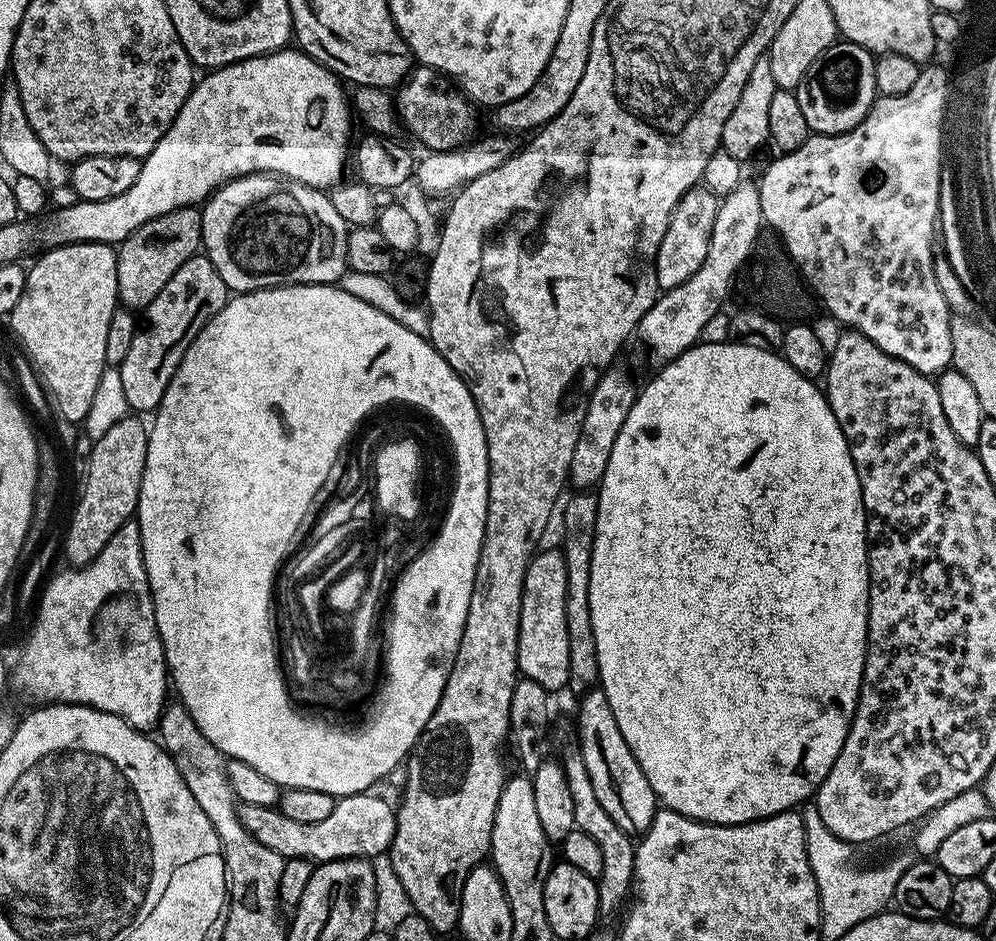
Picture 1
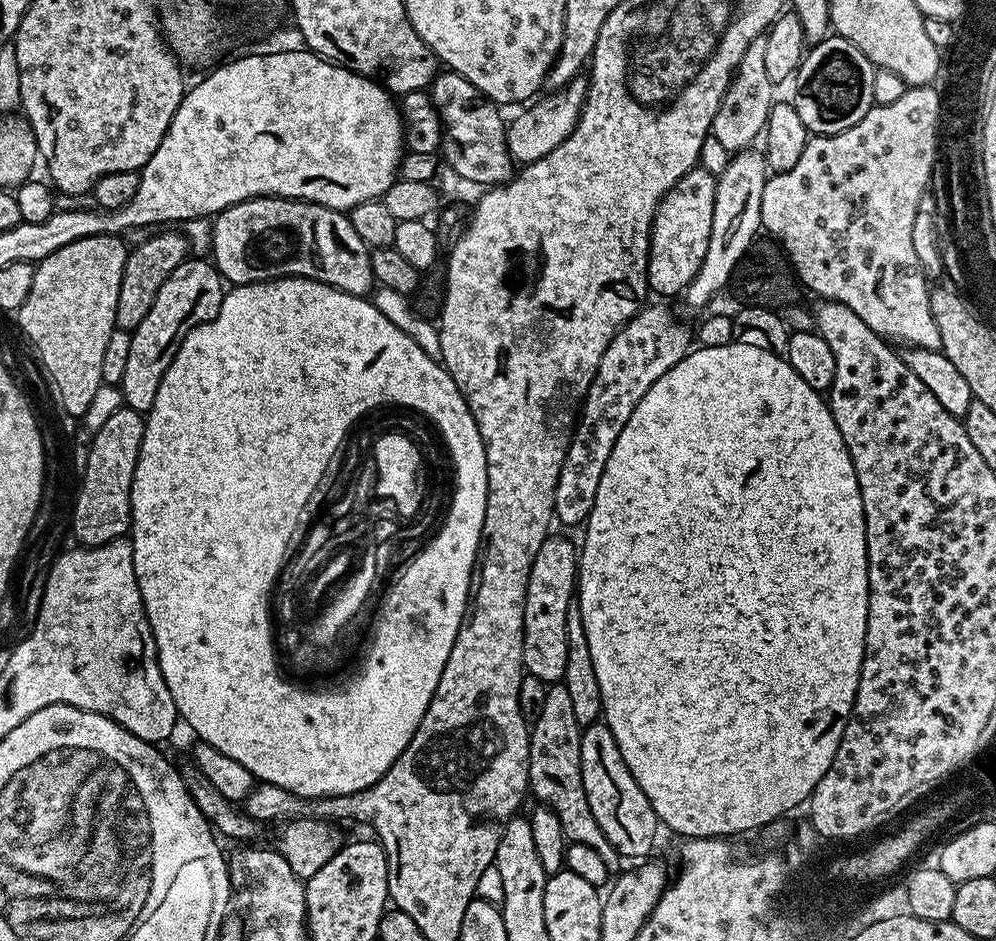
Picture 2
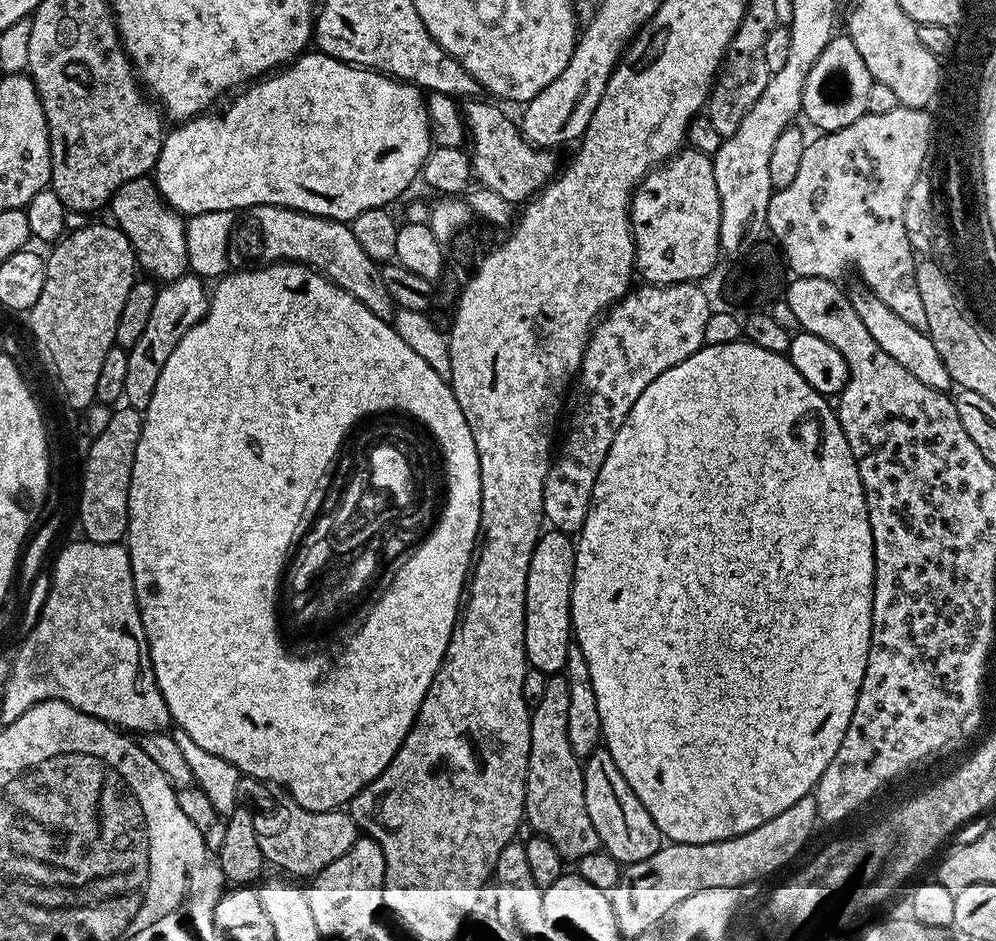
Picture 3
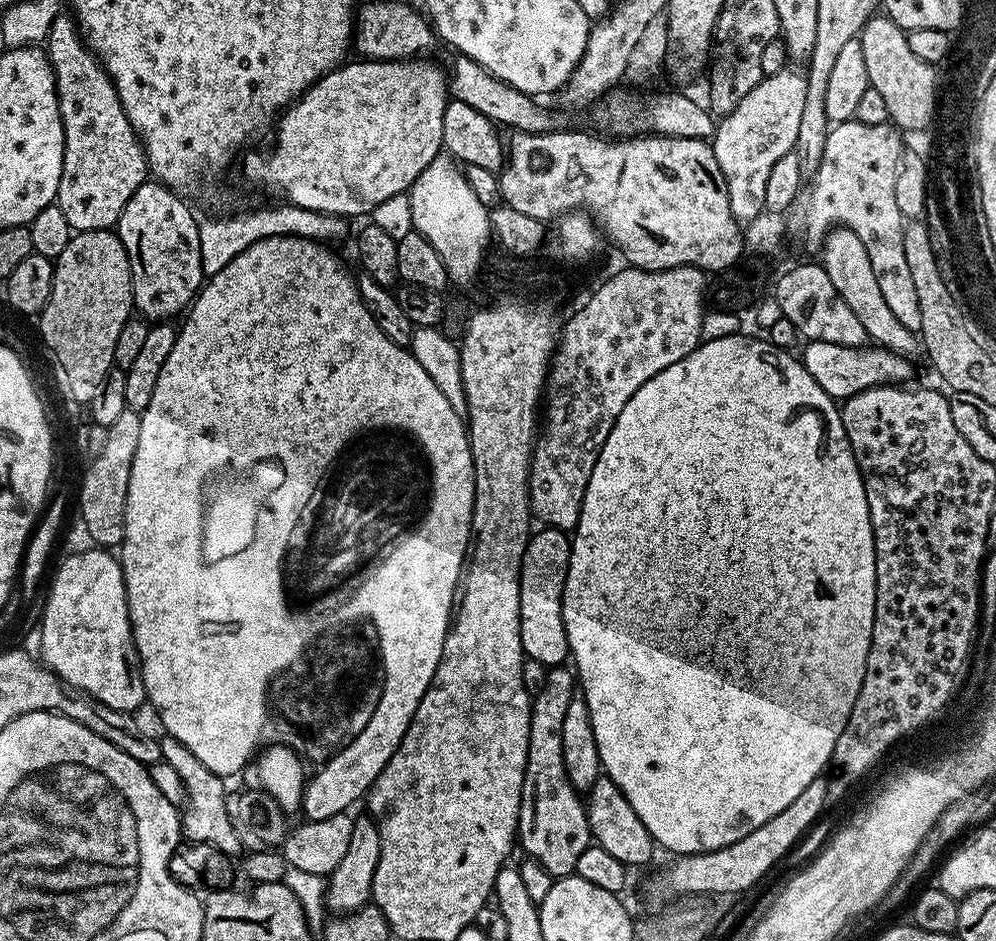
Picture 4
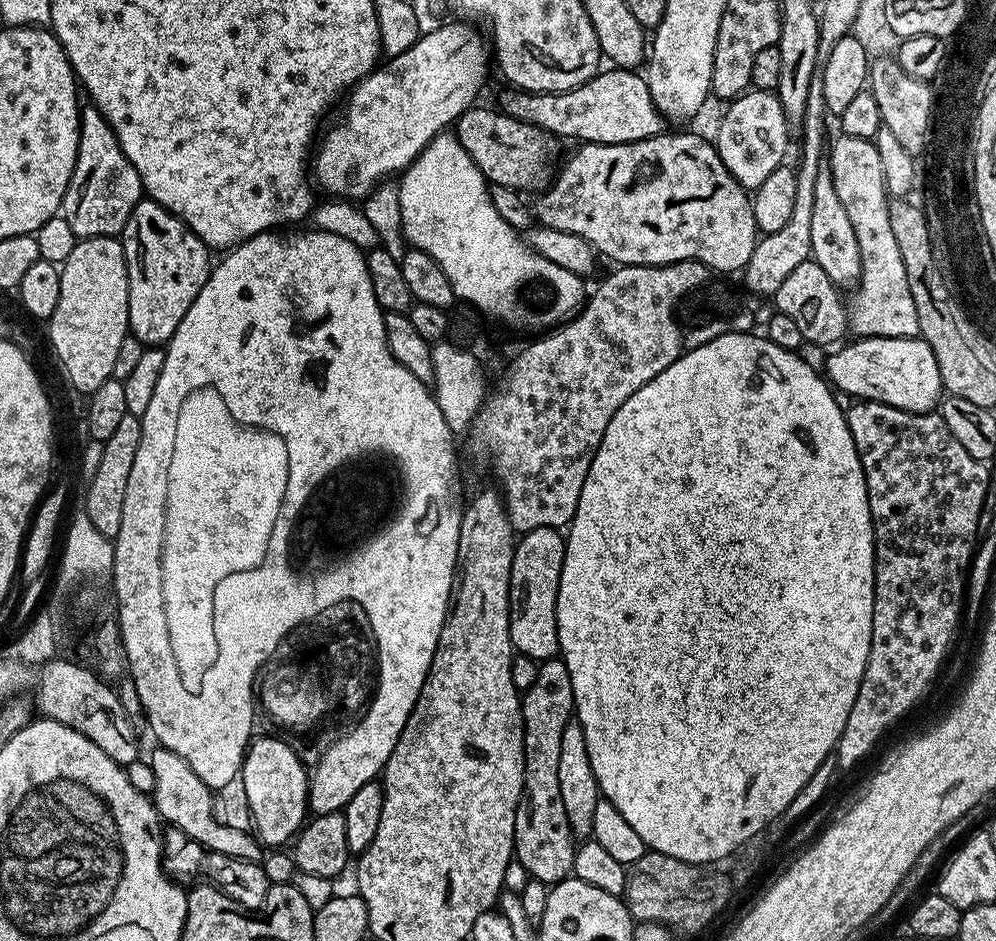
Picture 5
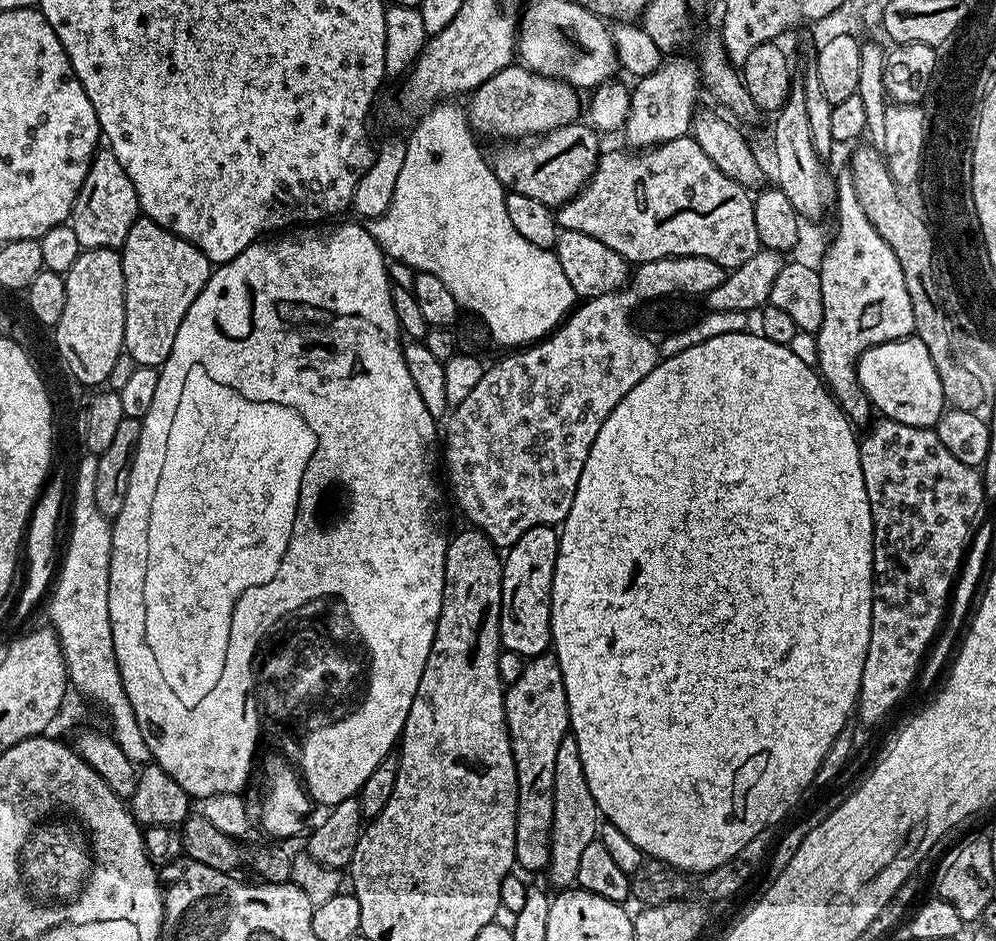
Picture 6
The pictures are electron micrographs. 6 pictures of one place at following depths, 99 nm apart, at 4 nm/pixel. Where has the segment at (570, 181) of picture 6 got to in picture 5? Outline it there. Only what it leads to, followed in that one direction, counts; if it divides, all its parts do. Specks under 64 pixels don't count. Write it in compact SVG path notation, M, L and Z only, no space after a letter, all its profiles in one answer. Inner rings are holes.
M480 107L466 109L456 119L454 131L458 142L462 142L462 150L466 150L466 154L474 160L474 166L482 170L484 179L489 185L497 184L517 190L547 188L554 179L557 137L549 136L533 124L523 124L520 120L510 118L495 107Z

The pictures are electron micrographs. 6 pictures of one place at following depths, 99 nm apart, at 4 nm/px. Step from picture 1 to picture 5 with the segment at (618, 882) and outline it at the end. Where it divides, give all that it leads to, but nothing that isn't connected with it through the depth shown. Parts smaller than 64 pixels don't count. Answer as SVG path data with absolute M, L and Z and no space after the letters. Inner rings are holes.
M553 658L543 661L538 670L538 678L534 678L534 686L530 686L528 692L523 693L522 696L522 718L524 719L524 793L520 795L520 805L516 811L516 825L514 826L514 838L516 839L516 847L514 849L514 860L518 865L528 871L527 875L531 879L542 882L549 886L553 884L560 884L562 881L569 879L572 876L572 867L574 866L574 854L578 847L577 841L572 834L572 827L566 818L566 809L562 806L562 793L558 786L558 750L562 747L562 730L568 725L569 720L573 719L574 709L572 703L574 702L574 694L570 686L570 670L566 670L563 660Z

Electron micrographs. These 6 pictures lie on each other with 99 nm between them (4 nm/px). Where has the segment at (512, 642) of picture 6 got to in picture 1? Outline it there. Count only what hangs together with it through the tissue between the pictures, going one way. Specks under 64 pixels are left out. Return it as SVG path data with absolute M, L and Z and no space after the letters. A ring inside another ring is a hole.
M548 548L537 551L528 563L526 578L522 582L522 614L518 622L518 662L519 675L525 680L538 682L550 694L559 688L567 689L570 681L570 634L566 634L566 562L563 551Z

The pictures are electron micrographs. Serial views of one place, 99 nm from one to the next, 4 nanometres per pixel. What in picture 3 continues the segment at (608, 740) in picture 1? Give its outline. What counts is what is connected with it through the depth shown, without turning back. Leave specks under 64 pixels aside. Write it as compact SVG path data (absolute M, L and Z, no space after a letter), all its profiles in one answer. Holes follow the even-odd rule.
M603 746L594 749L583 761L582 767L586 814L590 814L594 830L598 830L601 849L611 854L622 866L641 862L658 851L662 845L658 826L654 826L654 818L646 814L646 806L638 802L638 794L630 790L630 782L622 778L622 770L618 770L614 758L610 758L608 749Z

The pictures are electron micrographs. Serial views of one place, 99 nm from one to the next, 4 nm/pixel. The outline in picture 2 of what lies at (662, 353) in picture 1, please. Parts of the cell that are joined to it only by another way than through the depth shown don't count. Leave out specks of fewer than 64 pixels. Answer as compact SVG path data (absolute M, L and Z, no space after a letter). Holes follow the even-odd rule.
M745 150L735 153L729 159L726 170L717 179L714 222L710 226L710 246L706 250L706 258L702 258L698 274L682 293L682 300L690 307L706 307L723 288L729 287L732 271L736 269L736 264L744 257L746 250L752 247L761 231L762 190L769 175L770 169L764 161L763 151Z

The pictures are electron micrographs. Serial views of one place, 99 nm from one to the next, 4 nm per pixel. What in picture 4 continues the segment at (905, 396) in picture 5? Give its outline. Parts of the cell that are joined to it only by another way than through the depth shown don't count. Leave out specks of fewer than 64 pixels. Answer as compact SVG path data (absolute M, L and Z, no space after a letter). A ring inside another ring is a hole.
M810 340L803 345L802 355L803 371L808 373L809 380L813 380L826 390L826 394L837 402L843 402L849 396L866 392L870 388L881 384L903 385L912 376L913 361L906 356L899 356L897 352L890 352L879 346L865 346L851 348L838 346L834 342Z

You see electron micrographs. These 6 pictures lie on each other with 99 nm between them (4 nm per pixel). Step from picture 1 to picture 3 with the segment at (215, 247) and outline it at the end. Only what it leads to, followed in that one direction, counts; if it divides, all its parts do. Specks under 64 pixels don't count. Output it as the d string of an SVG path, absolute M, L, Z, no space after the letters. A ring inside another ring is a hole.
M260 204L239 217L231 238L231 251L248 260L244 262L259 261L261 265L291 262L315 268L383 320L391 321L398 311L382 282L381 265L358 246L358 238L354 238L347 223L310 216L295 208L279 208L277 204Z

